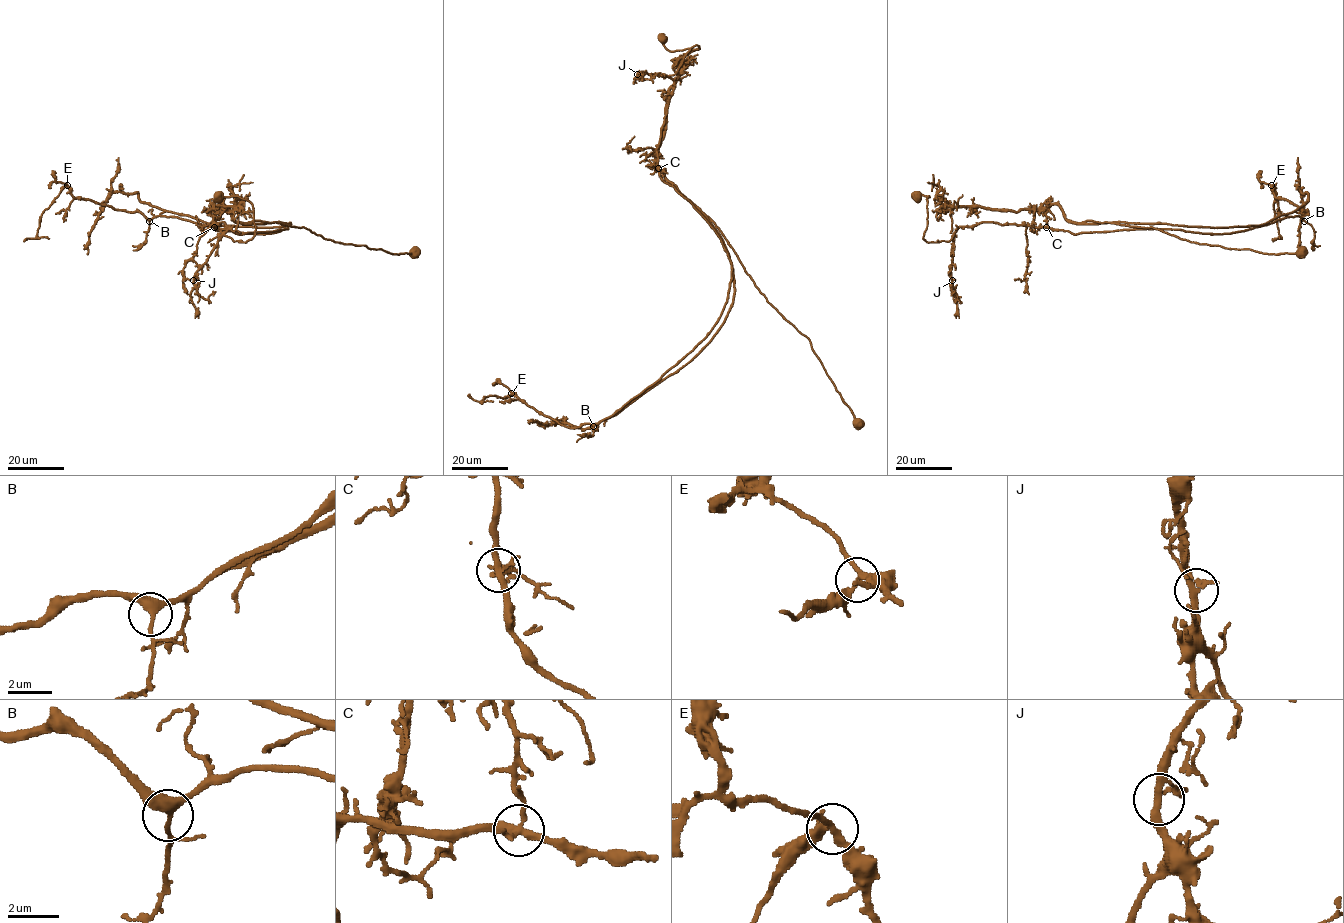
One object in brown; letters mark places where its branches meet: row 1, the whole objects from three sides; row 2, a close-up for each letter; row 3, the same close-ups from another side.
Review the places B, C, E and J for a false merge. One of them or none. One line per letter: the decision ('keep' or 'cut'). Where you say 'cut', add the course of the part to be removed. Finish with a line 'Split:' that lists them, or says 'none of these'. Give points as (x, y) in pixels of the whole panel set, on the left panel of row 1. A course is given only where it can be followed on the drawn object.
B: keep
C: cut; course (214, 227), (287, 228), (248, 234), (147, 219), (75, 198), (66, 185), (37, 236), (23, 241)
E: keep
J: keep
Split: C

